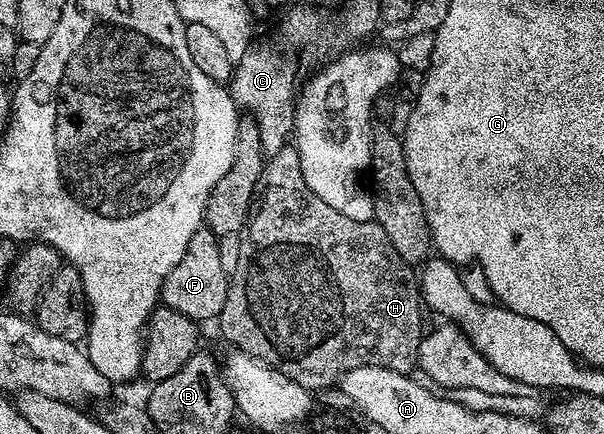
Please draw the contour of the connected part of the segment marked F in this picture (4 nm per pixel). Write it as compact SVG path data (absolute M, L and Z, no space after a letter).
M204 225L193 234L179 265L175 265L163 281L160 302L164 306L196 321L216 320L220 316L231 282L230 272L223 269L219 258L220 244L218 235Z

